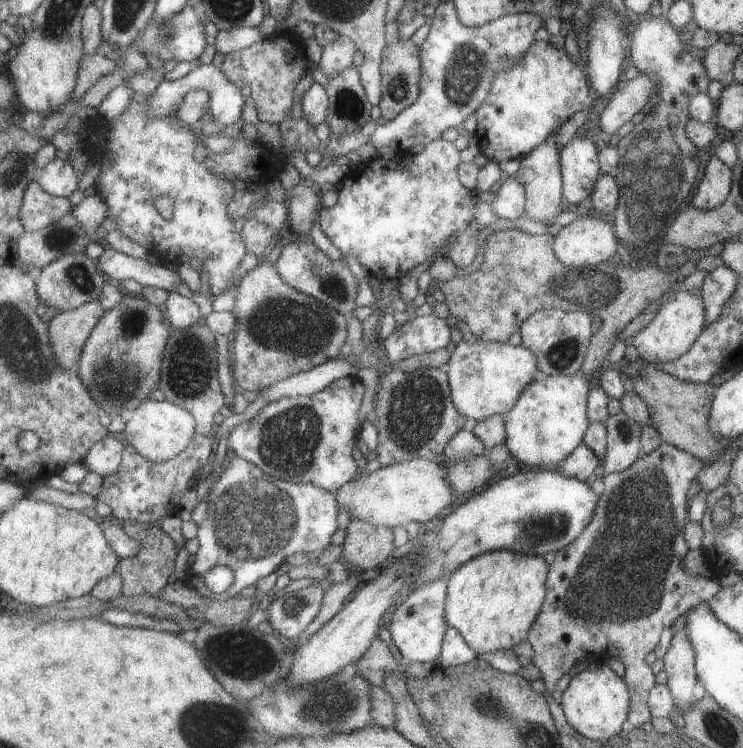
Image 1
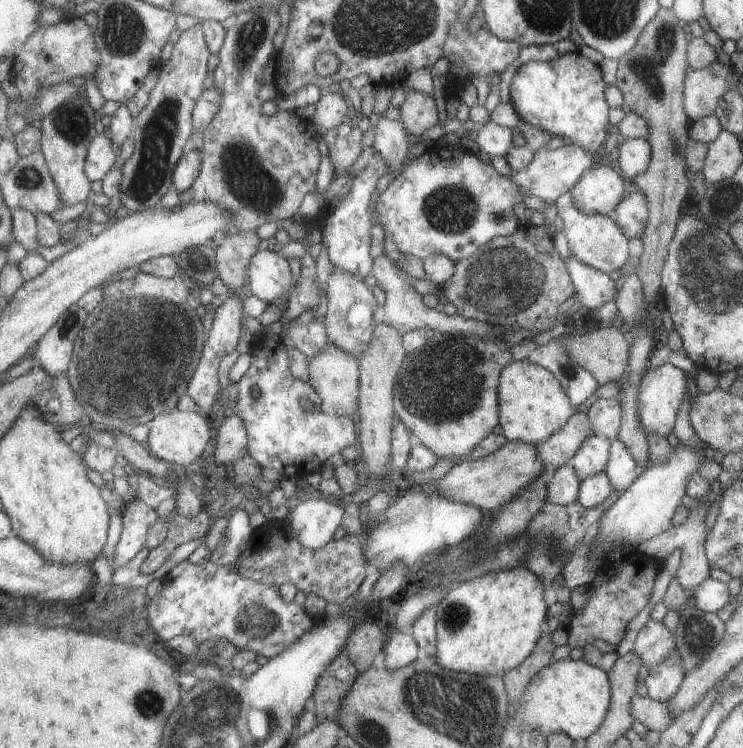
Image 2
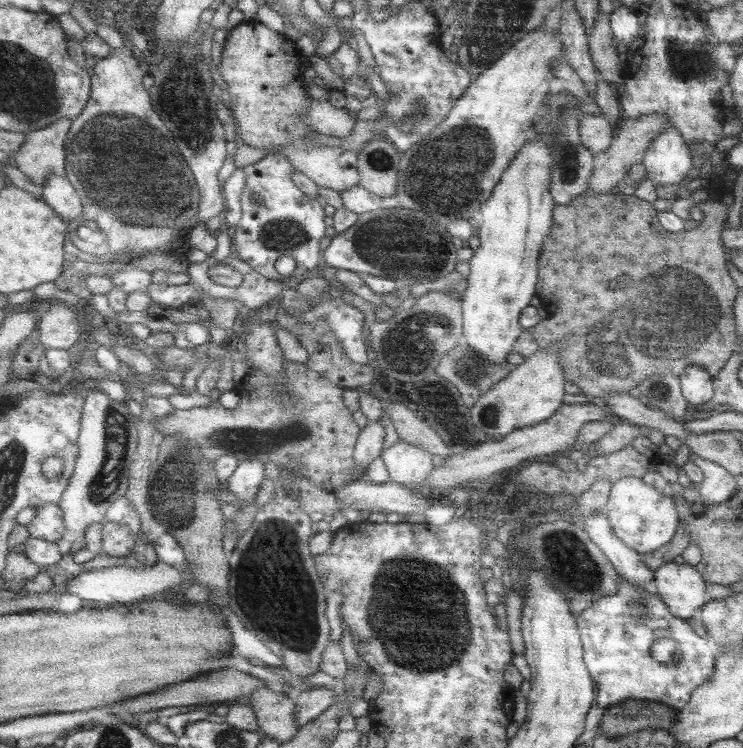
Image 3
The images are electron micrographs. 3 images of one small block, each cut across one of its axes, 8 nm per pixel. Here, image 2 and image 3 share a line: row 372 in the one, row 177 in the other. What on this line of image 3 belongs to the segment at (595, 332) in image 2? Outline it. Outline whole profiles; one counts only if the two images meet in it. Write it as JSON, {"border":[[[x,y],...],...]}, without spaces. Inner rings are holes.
{"border":[[[649,114],[649,116],[641,116],[637,120],[625,120],[621,124],[617,124],[617,134],[613,136],[611,140],[611,146],[607,150],[603,150],[601,154],[595,154],[593,156],[593,172],[591,172],[591,178],[589,178],[589,188],[587,192],[595,192],[595,194],[609,194],[613,186],[625,186],[627,180],[625,180],[625,174],[631,166],[635,164],[641,164],[645,152],[649,150],[649,144],[655,140],[655,136],[659,136],[663,132],[663,128],[671,126],[669,118],[663,118],[663,116],[655,116],[655,114]]]}

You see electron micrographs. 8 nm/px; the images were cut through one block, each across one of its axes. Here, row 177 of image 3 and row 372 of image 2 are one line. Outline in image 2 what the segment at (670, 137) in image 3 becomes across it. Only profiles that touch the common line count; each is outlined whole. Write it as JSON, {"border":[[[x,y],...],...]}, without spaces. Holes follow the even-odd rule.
{"border":[[[661,364],[657,368],[647,368],[637,390],[637,414],[647,434],[657,434],[661,438],[667,438],[673,432],[679,406],[687,394],[687,382],[689,382],[689,376],[673,364]]]}

